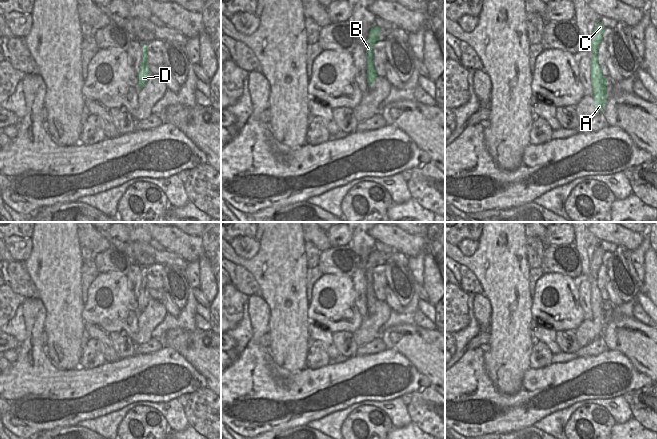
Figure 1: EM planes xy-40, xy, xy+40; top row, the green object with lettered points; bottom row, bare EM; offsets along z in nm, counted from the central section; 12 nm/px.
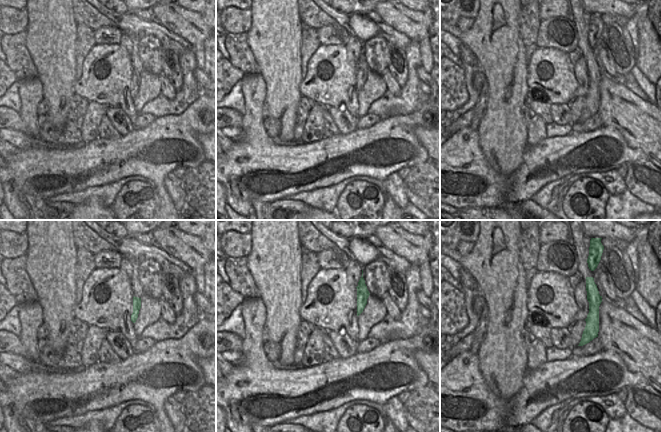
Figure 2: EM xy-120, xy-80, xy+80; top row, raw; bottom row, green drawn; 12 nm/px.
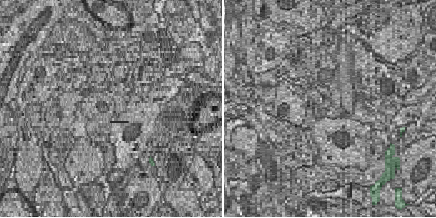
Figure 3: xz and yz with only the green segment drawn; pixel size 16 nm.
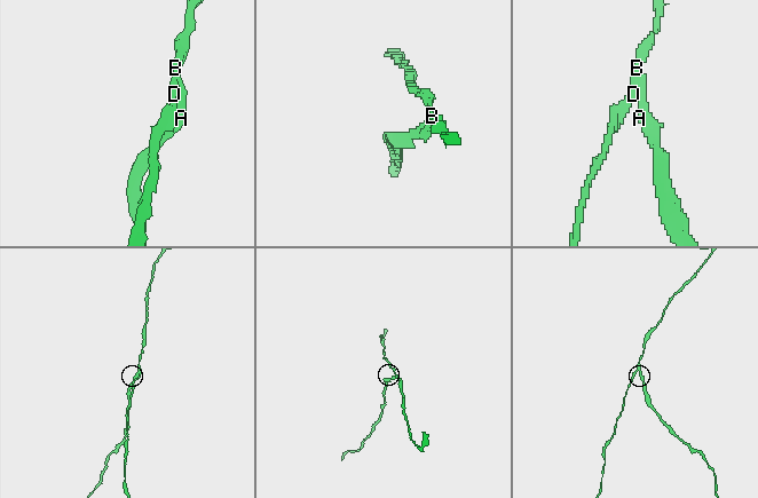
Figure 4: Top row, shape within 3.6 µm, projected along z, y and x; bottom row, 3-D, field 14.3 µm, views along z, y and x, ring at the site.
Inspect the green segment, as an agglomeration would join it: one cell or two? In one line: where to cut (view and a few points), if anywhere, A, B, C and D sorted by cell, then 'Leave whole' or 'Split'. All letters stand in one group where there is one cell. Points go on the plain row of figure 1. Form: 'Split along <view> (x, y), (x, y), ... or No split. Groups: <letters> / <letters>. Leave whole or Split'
Split along xy+40 (592, 276), (595, 279). Groups: A / B C D. Split

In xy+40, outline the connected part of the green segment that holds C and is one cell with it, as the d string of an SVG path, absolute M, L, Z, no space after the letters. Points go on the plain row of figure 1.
M598 245L595 249L591 262L591 276L595 279L598 278L598 270L603 264L603 258L605 254L606 251L600 245Z

